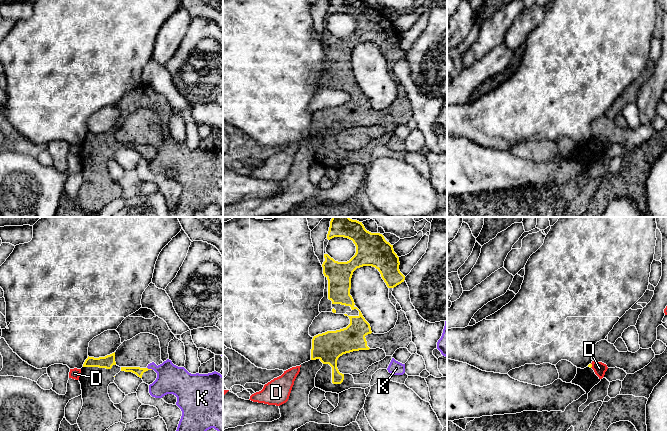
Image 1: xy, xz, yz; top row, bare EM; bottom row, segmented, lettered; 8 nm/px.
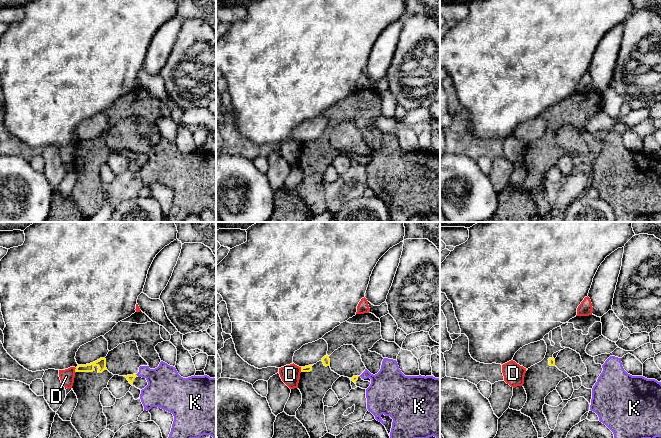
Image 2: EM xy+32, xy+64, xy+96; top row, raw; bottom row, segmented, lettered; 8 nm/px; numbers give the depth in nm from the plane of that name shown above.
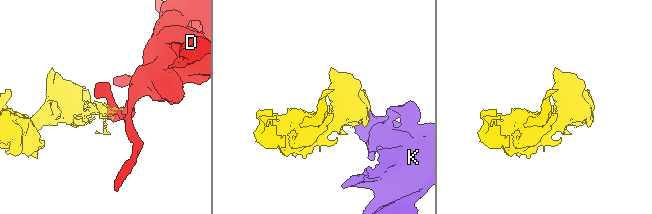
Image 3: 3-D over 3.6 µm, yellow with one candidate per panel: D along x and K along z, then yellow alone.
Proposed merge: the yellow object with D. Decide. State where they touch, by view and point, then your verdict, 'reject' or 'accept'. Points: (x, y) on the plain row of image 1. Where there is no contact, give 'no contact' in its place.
contact yz (591, 141); reject

